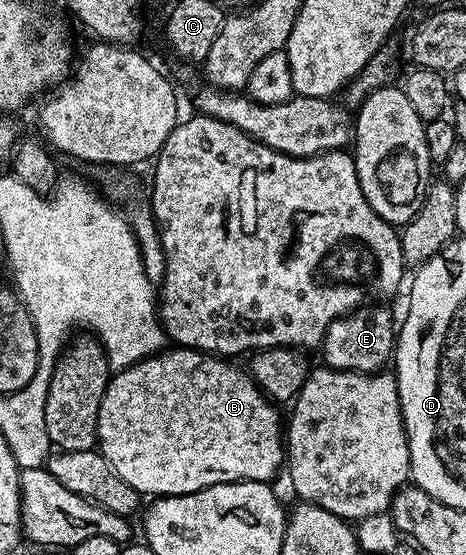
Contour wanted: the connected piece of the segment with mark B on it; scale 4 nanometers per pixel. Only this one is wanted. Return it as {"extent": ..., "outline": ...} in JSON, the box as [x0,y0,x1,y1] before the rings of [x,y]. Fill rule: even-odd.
{"extent":[96,346,285,497],"outline":[[[172,346],[164,349],[148,359],[134,363],[132,367],[125,368],[124,371],[115,371],[110,376],[108,387],[105,389],[104,396],[101,398],[99,420],[96,425],[98,435],[98,450],[113,465],[115,472],[121,477],[121,481],[129,481],[133,489],[137,489],[140,496],[162,497],[164,495],[188,495],[197,493],[206,487],[212,487],[218,483],[266,483],[272,482],[271,478],[278,473],[279,467],[285,463],[285,423],[279,420],[280,408],[272,400],[264,395],[263,390],[255,383],[246,370],[234,367],[234,362],[218,355],[208,355],[205,351],[195,351],[191,347]]]}

